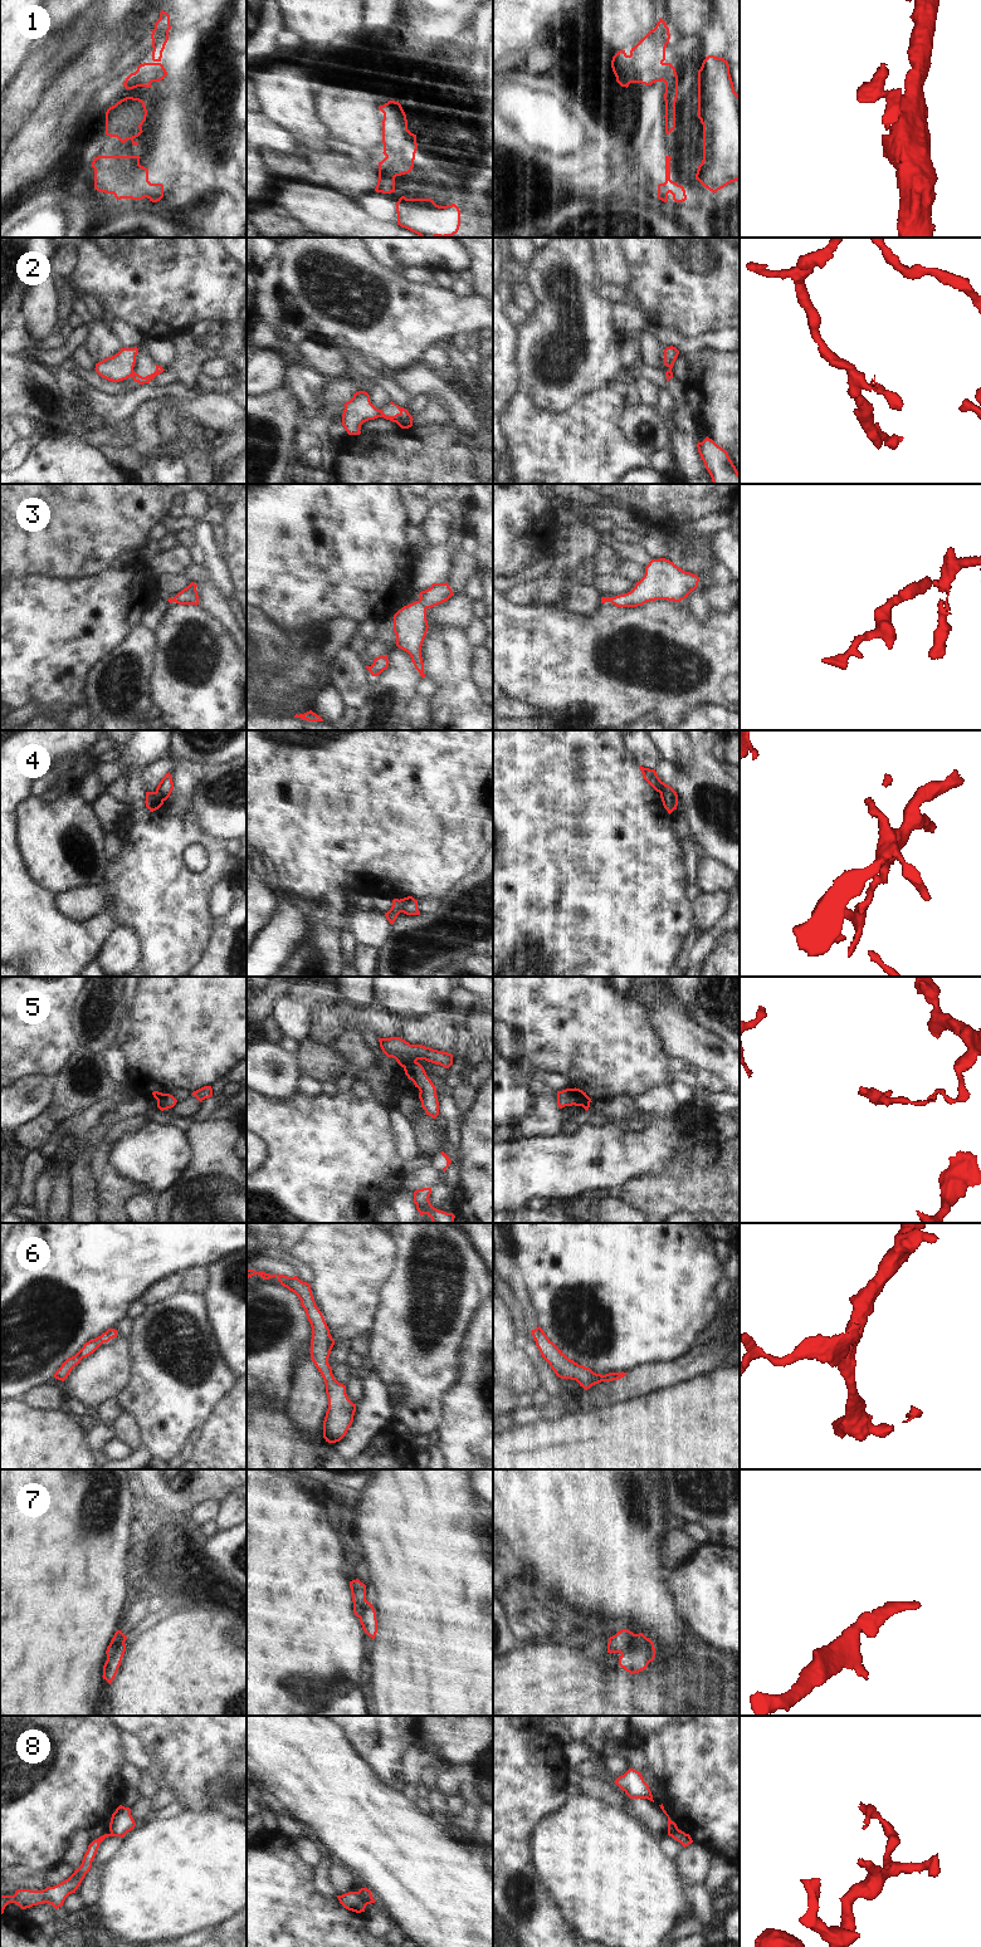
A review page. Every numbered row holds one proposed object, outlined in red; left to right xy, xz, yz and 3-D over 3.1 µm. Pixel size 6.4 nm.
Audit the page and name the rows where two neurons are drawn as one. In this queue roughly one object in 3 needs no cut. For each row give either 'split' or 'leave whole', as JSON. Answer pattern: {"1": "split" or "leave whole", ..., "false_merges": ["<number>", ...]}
{"1": "split", "2": "split", "3": "leave whole", "4": "split", "5": "split", "6": "leave whole", "7": "split", "8": "split", "false_merges": ["1", "2", "4", "5", "7", "8"]}

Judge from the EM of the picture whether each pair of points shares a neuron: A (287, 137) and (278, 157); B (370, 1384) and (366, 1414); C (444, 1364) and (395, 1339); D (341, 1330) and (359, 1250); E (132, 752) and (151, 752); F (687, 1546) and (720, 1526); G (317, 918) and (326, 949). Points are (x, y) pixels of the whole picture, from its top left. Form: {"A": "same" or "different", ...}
{"A": "different", "B": "same", "C": "same", "D": "same", "E": "same", "F": "different", "G": "same"}

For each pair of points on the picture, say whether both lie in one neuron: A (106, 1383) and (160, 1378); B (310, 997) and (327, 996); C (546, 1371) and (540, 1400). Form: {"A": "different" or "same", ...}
{"A": "different", "B": "same", "C": "different"}

